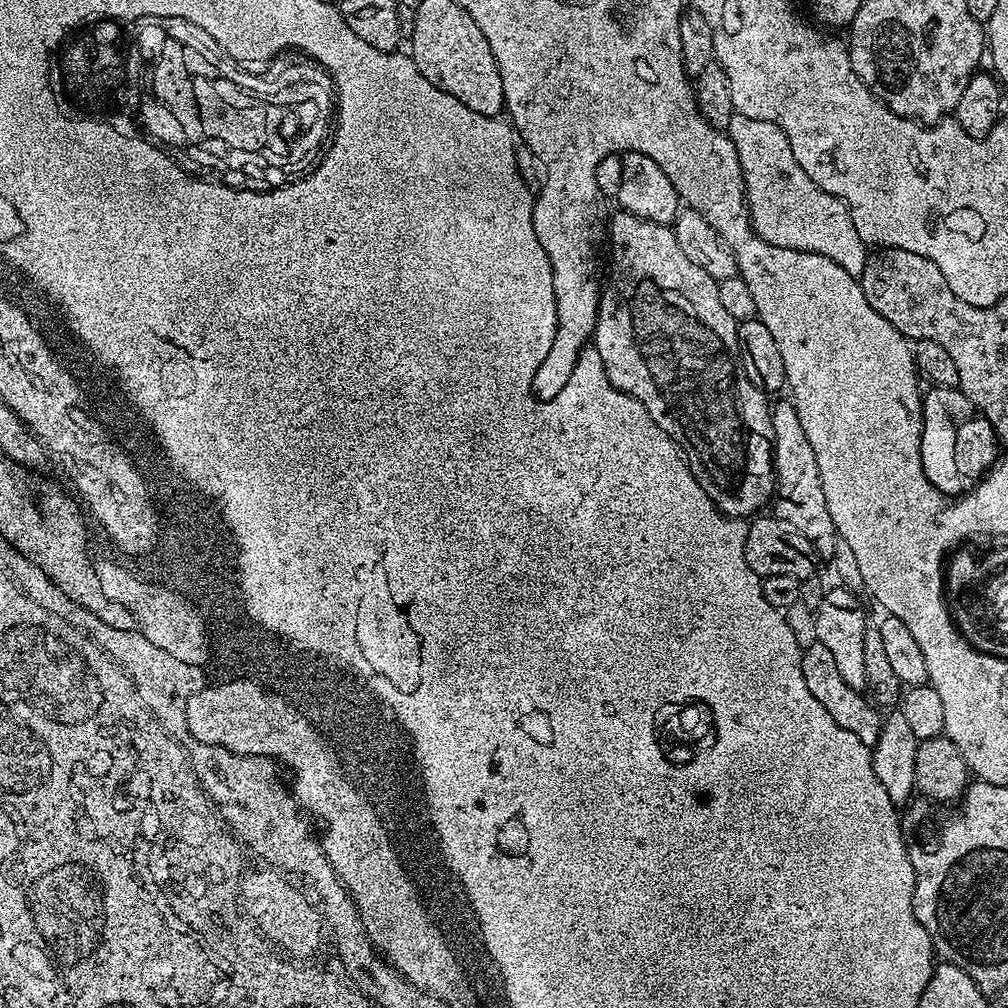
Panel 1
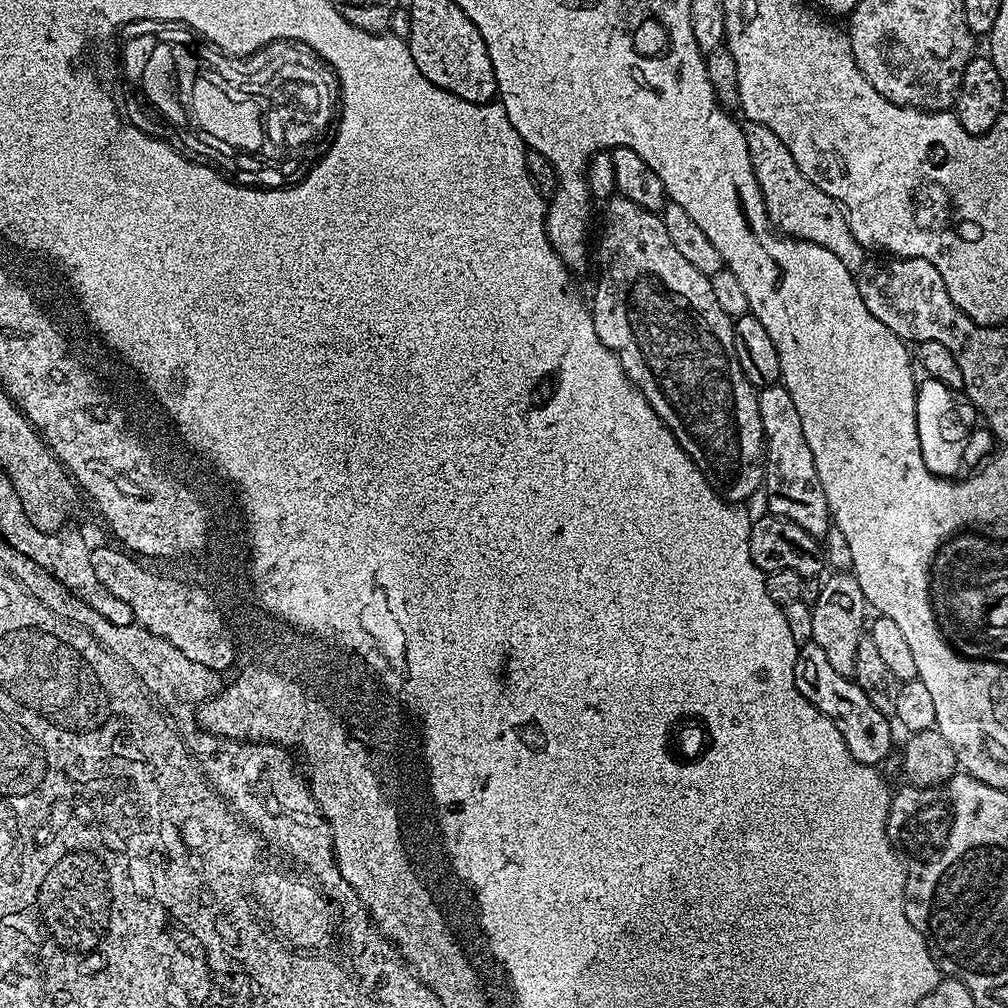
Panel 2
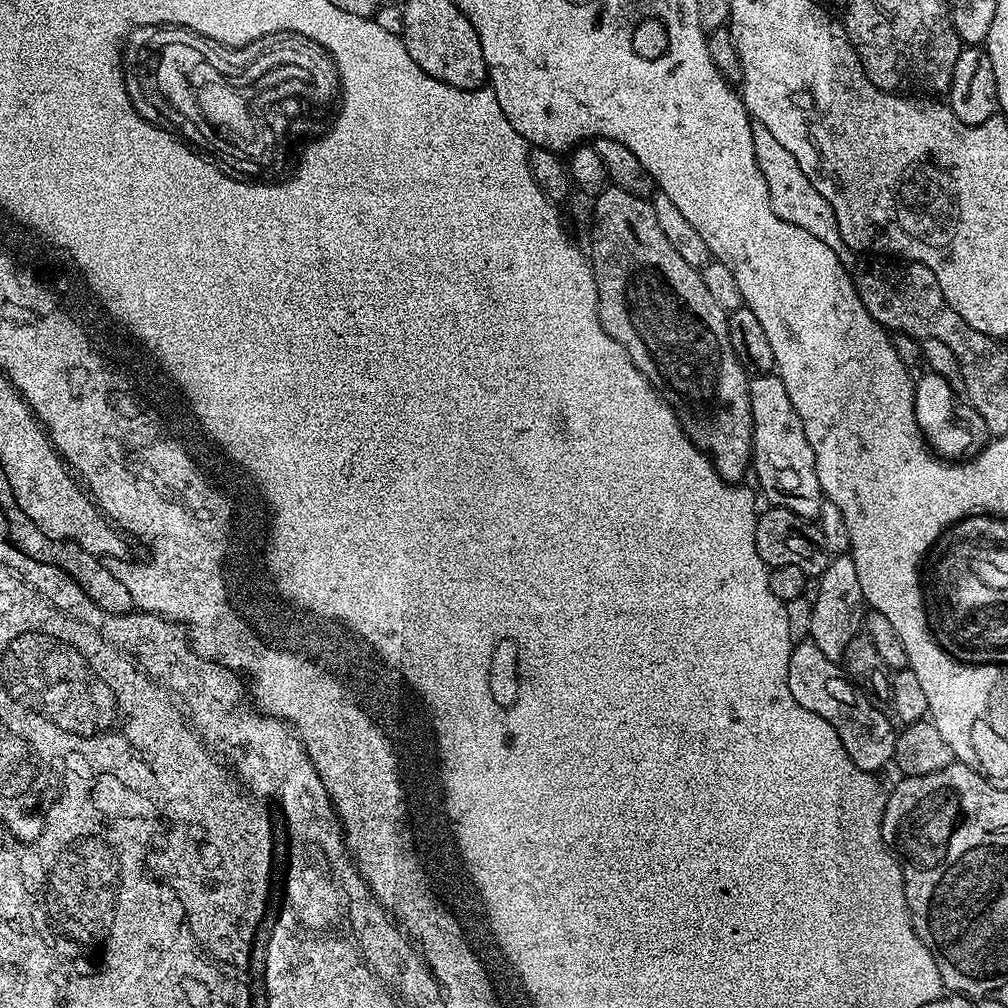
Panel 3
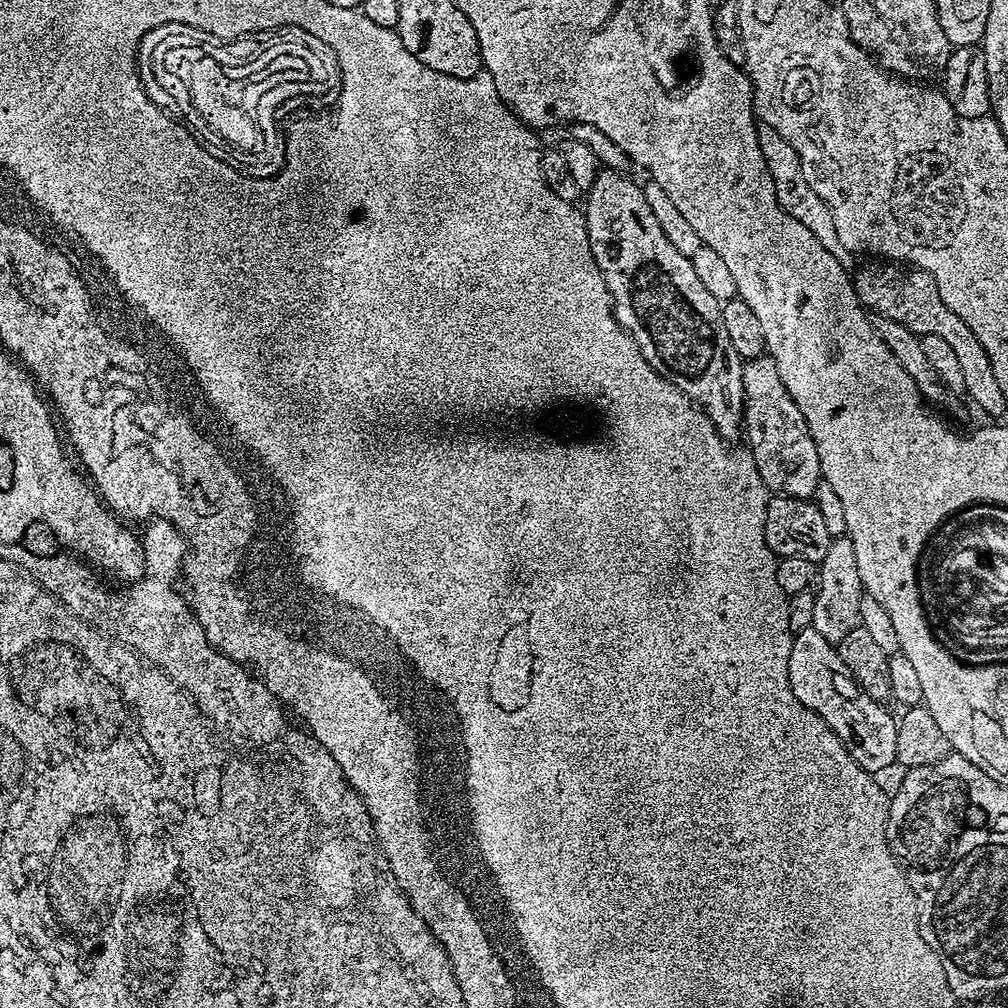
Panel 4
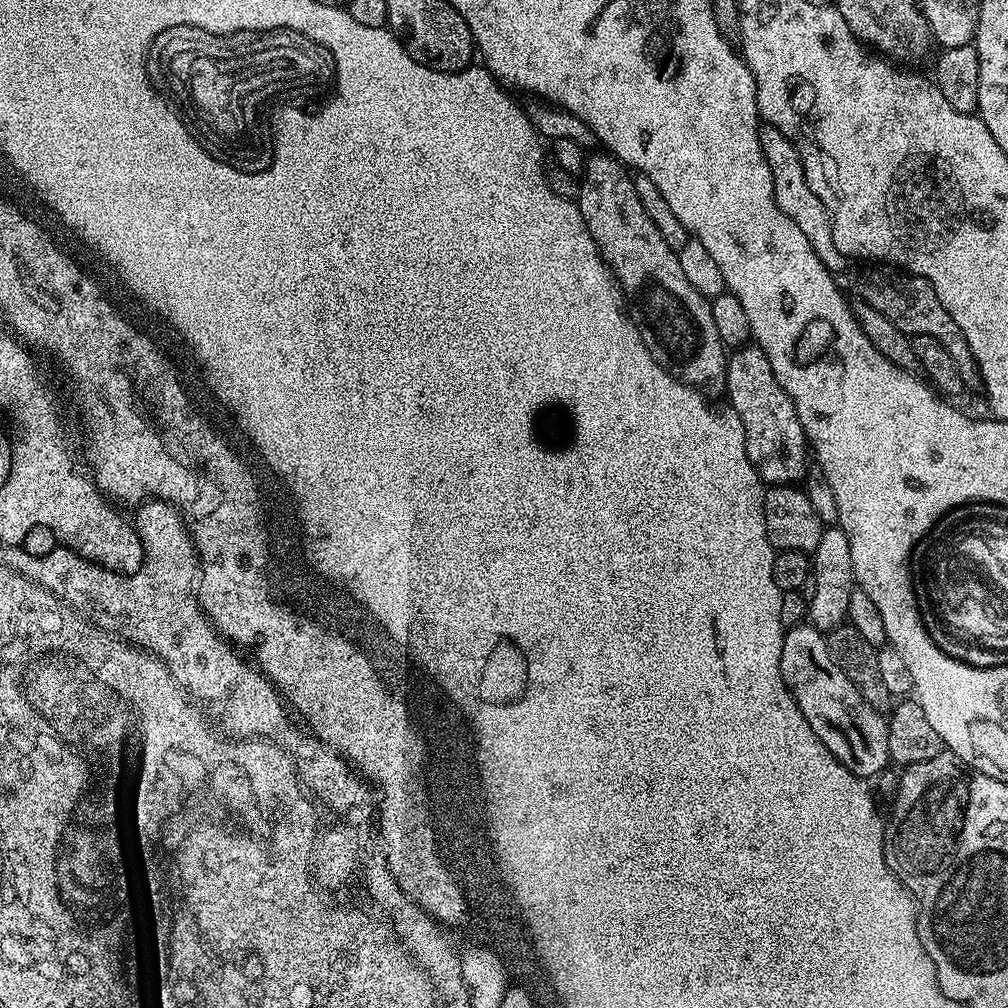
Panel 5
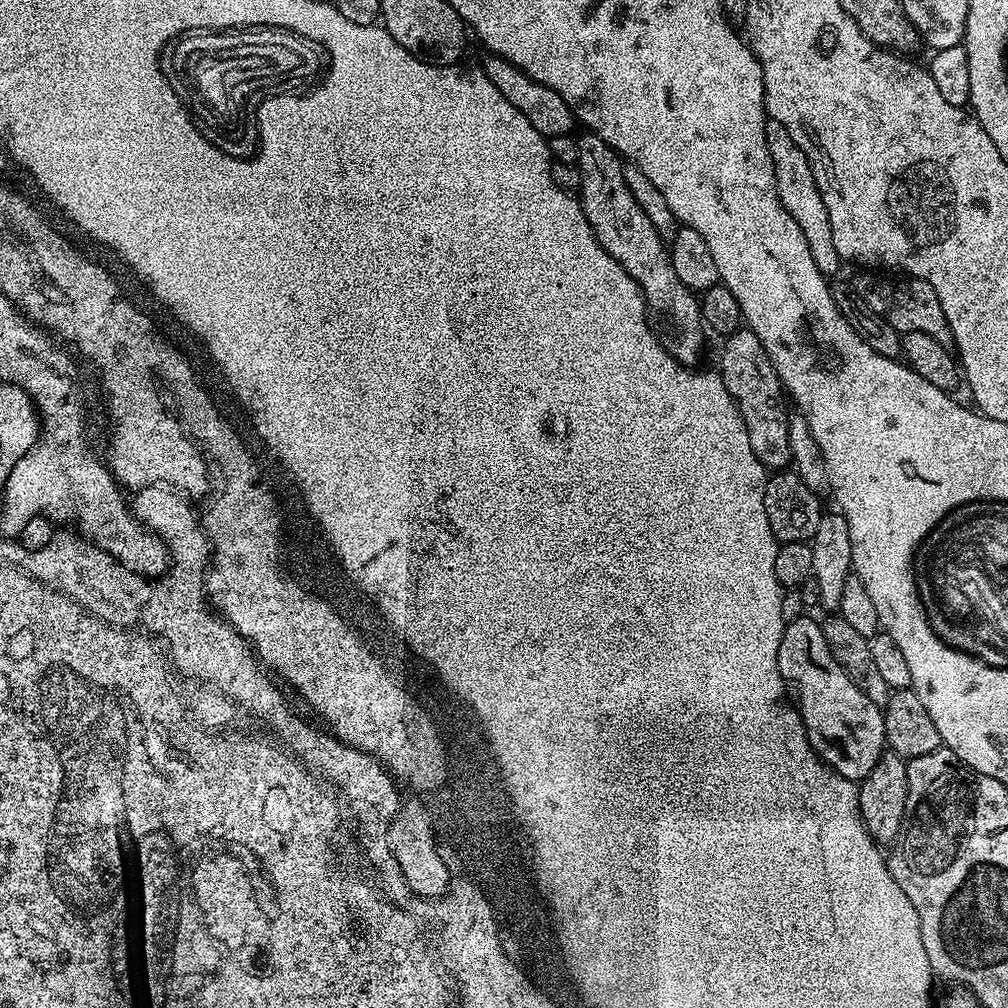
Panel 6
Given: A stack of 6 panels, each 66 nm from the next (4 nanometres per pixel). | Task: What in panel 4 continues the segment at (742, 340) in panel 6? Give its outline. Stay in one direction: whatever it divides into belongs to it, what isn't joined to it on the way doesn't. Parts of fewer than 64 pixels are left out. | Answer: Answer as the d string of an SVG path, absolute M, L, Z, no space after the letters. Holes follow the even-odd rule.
M765 354L753 360L743 361L742 394L744 395L743 435L748 435L747 451L752 454L752 461L772 496L785 496L798 500L812 500L816 488L822 482L818 450L814 446L814 438L810 438L806 418L802 418L802 410L794 406L794 398L786 394L786 386L782 386L782 378L774 366L771 356Z

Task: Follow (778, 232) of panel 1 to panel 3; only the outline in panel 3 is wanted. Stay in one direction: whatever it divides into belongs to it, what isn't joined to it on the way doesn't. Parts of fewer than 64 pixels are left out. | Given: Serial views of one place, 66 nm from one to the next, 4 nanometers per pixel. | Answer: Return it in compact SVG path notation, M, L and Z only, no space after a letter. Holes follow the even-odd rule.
M753 123L752 137L754 138L754 154L758 162L758 170L762 170L762 178L766 178L770 206L774 210L774 214L778 218L782 218L782 222L790 222L790 226L802 226L802 230L814 234L814 238L818 238L818 242L826 242L826 246L830 246L830 250L834 250L834 254L838 254L838 258L845 266L851 265L854 253L846 246L846 242L842 242L842 234L838 230L838 218L834 214L830 202L826 202L826 198L822 198L822 194L818 194L818 190L814 190L814 186L810 186L810 178L806 178L806 174L802 174L802 166L798 166L794 154L790 154L790 150L784 149L774 139L774 134L770 134L770 130L766 130L766 126Z

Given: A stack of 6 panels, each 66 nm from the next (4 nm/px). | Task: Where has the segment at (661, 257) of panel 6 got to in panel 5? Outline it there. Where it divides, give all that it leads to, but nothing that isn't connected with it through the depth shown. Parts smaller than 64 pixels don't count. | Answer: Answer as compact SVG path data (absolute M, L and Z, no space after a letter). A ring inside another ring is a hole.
M604 150L593 151L587 157L586 167L582 172L584 181L580 184L580 196L578 195L582 218L598 246L601 258L608 264L609 270L620 284L620 289L624 291L631 315L636 321L636 329L642 334L642 342L646 342L652 357L683 384L705 386L704 384L712 384L715 380L723 381L728 356L722 338L718 338L718 330L714 327L709 297L694 290L694 286L690 286L690 281L686 279L686 274L682 274L677 249L671 248L666 238L658 234L658 226L650 222L650 214L646 214L638 198L635 181L628 175L627 167L615 156Z

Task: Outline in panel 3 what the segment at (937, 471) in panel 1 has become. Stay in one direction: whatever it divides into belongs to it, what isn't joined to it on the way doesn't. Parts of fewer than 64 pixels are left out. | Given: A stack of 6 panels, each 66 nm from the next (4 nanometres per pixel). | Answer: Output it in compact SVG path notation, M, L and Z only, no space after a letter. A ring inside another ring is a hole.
M923 371L922 375L915 377L914 387L916 390L916 421L921 434L928 441L928 447L937 456L949 462L956 462L967 457L977 446L985 443L986 433L982 418L972 409L971 404L961 399L957 392L950 390L950 382L946 382L942 374Z

